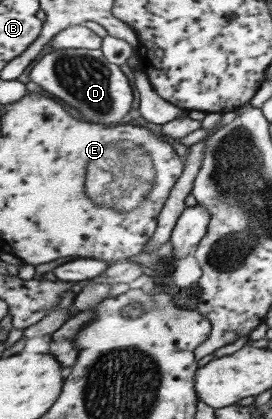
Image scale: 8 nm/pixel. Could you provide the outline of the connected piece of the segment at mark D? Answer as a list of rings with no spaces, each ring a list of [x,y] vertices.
[[[55,49],[34,63],[29,78],[53,99],[76,109],[86,123],[116,127],[132,103],[132,89],[118,66],[110,63],[99,49]]]

